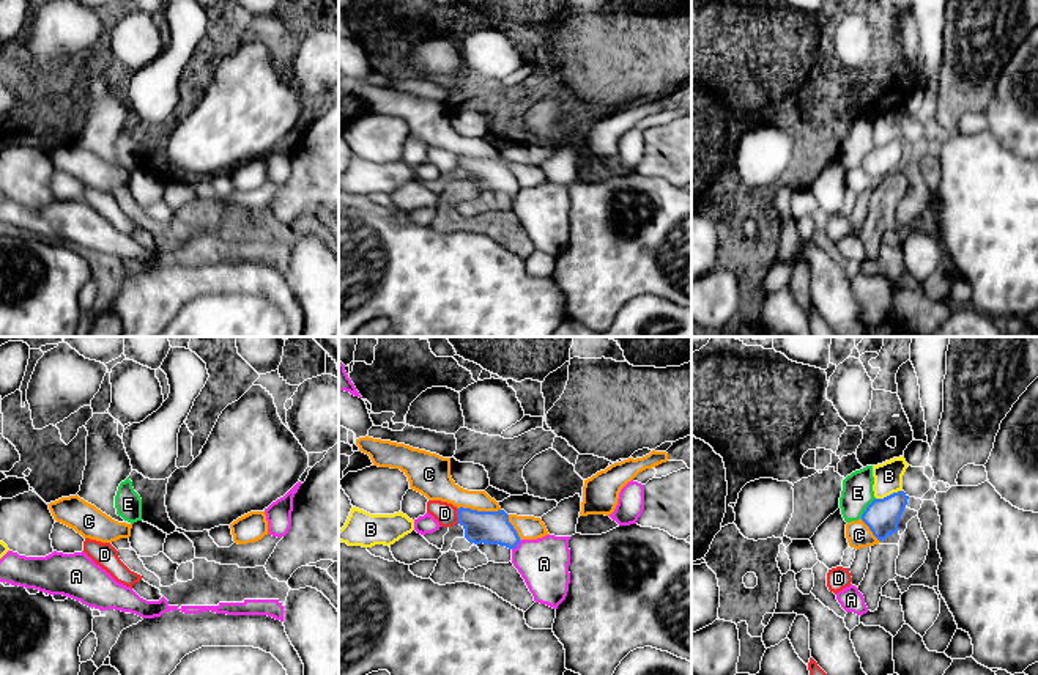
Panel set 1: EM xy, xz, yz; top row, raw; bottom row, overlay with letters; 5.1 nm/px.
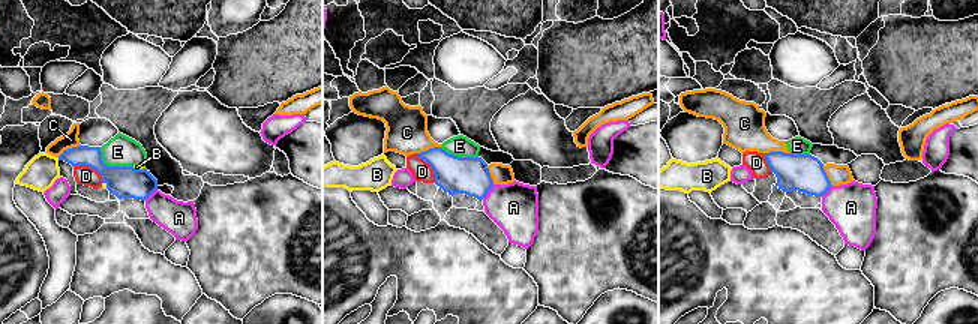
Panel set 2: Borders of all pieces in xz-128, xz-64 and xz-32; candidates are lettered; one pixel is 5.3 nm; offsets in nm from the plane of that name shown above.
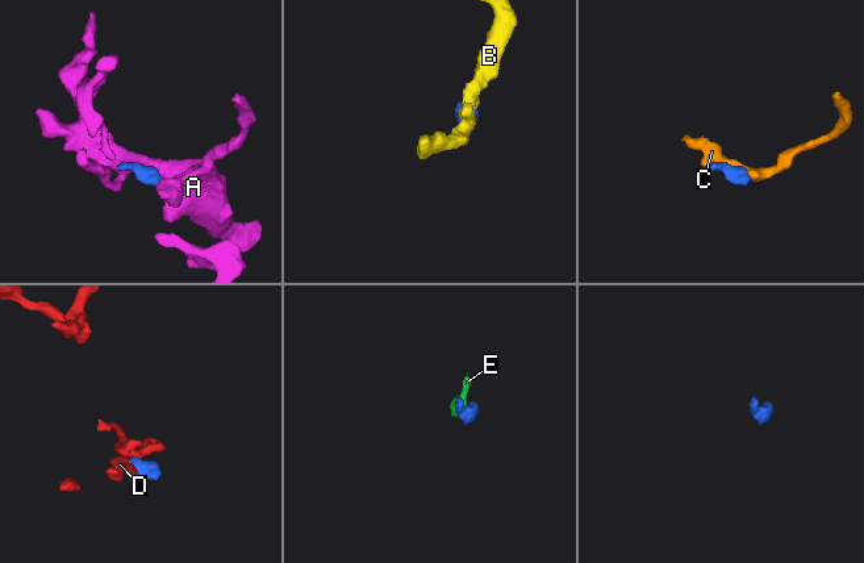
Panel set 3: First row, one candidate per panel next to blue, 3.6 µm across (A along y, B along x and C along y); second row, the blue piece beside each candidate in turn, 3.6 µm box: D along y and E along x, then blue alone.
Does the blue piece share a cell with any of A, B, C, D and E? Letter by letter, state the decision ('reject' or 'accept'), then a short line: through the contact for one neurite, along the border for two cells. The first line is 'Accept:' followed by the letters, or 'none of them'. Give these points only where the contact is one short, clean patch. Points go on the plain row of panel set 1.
Accept: none of them
A: reject; line xz (520, 188), (512, 197)
B: reject
C: reject
D: reject; line xz (455, 156), (459, 170)
E: reject; line yz (874, 145), (860, 165)

